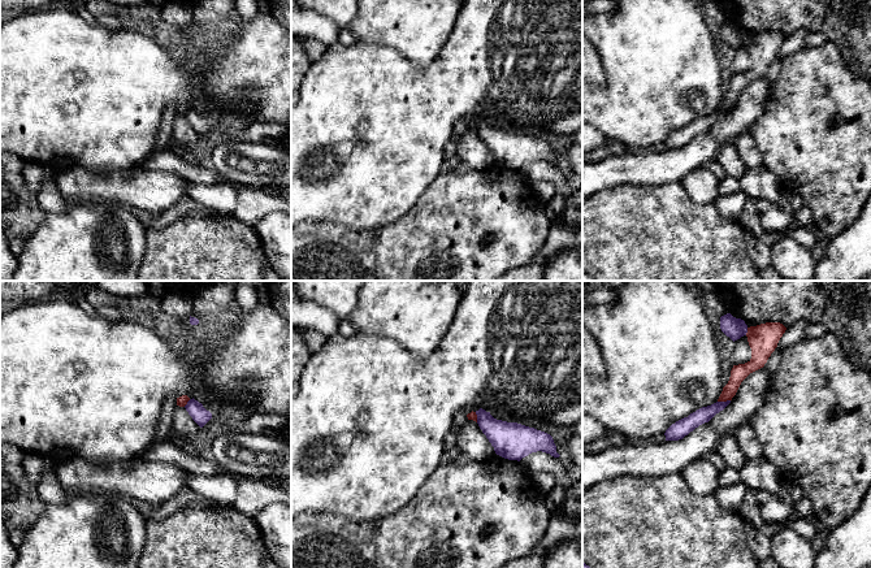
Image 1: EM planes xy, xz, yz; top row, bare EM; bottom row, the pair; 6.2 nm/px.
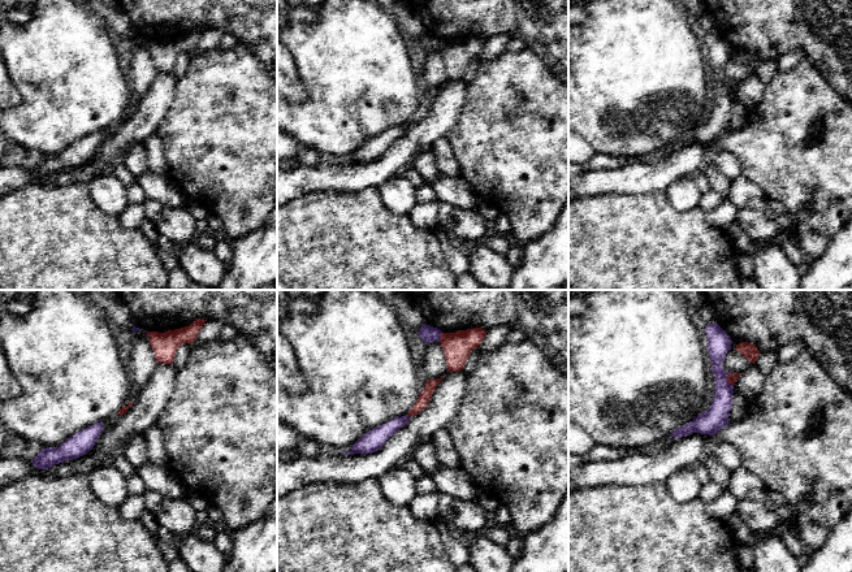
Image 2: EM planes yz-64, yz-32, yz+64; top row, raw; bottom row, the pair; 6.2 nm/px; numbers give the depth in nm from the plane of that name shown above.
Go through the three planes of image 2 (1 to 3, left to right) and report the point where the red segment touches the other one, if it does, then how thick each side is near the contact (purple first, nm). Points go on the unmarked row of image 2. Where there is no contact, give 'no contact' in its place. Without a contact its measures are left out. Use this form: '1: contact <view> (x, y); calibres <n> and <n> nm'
1: no contact
2: contact yz-32 (440, 46); calibres 110 and 180 nm
3: contact yz+64 (726, 89); calibres 150 and 60 nm

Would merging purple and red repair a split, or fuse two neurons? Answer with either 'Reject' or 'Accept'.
Reject

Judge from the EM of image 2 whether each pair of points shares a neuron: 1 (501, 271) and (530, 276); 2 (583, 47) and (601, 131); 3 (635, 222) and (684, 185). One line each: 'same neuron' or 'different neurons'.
1: different neurons
2: same neuron
3: different neurons

